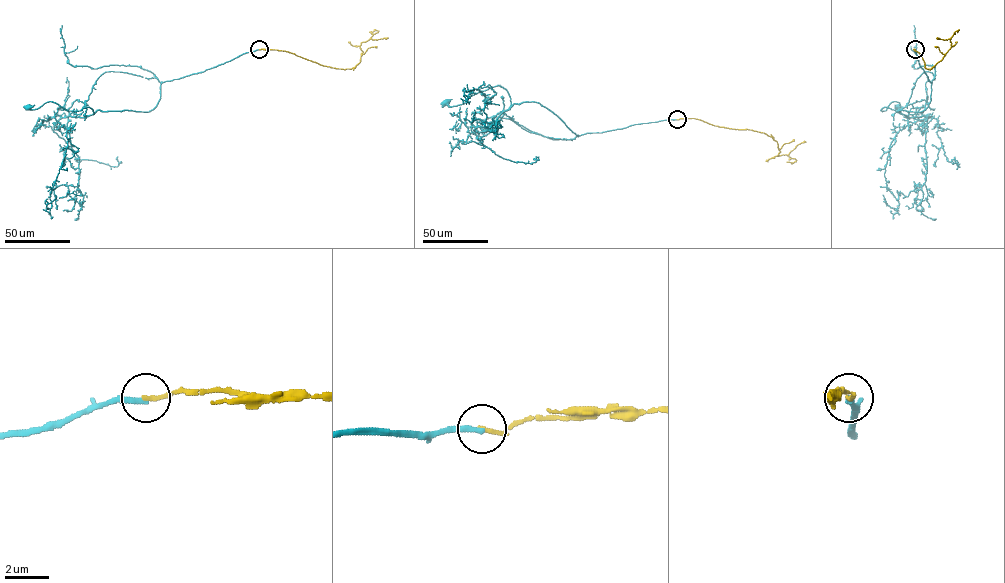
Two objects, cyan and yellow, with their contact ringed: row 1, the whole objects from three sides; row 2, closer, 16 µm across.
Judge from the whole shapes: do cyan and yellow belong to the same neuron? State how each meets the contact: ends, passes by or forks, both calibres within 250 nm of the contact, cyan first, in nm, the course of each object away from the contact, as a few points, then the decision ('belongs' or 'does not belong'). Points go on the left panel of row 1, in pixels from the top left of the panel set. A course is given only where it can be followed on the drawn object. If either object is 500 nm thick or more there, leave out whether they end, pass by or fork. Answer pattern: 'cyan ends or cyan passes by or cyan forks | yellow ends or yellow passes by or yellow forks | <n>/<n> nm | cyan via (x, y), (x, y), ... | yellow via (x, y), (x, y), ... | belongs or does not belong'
cyan ends | yellow ends | 260/200 nm | cyan via (259, 49), (163, 82), (159, 101), (148, 112), (93, 114), (91, 108), (68, 111), (51, 101), (28, 107) | yellow via (259, 49), (288, 51), (320, 64), (351, 69), (360, 61), (361, 42), (378, 31), (369, 32) | does not belong

